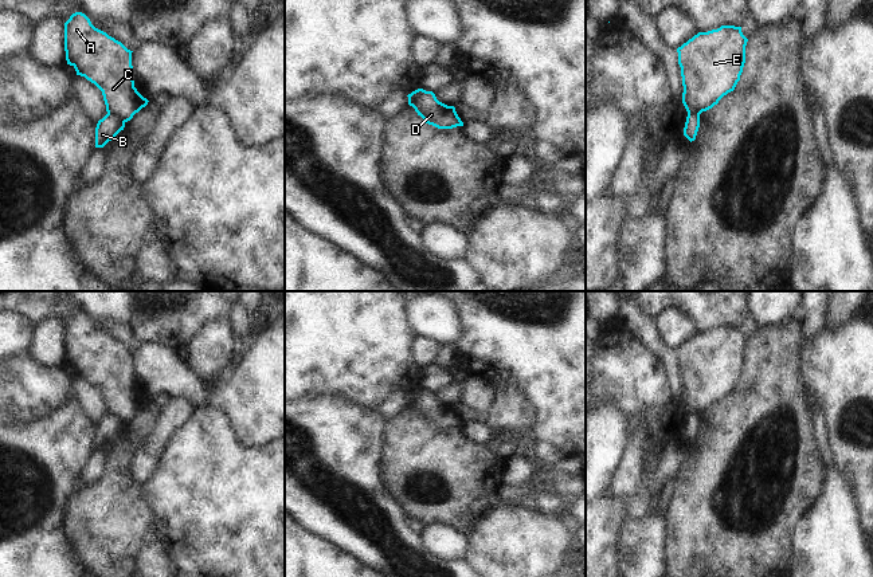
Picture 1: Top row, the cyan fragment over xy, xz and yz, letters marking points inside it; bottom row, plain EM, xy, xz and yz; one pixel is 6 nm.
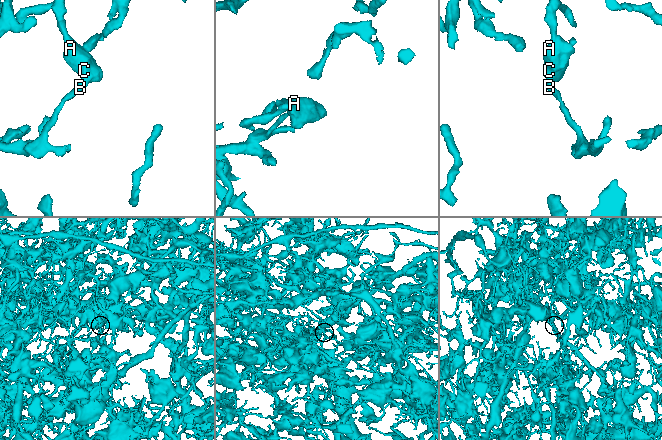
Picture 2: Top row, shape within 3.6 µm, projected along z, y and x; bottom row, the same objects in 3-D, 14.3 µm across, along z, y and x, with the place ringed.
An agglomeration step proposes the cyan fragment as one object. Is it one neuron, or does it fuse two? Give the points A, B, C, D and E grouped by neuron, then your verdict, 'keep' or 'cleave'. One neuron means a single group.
A C D E / B | cleave

